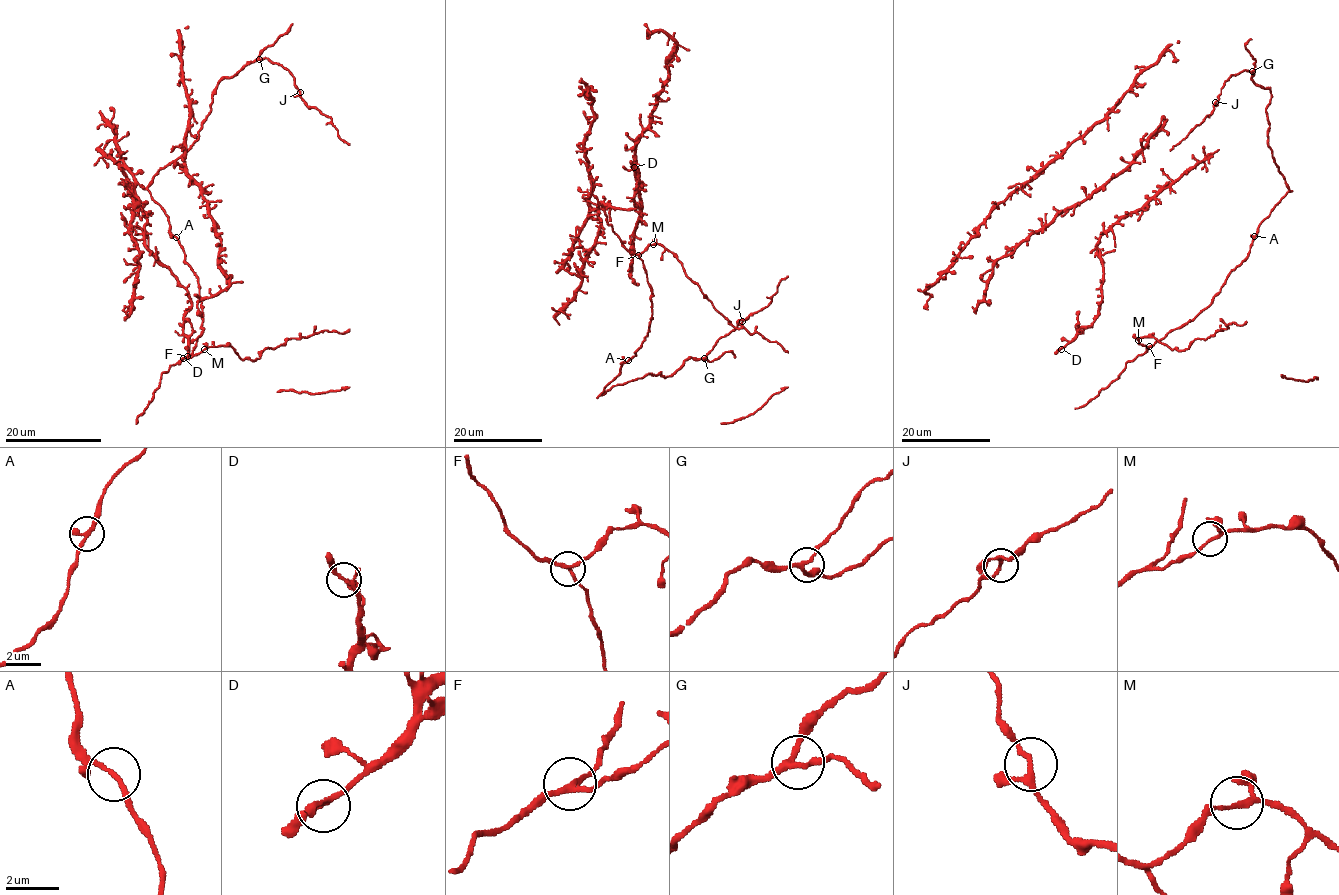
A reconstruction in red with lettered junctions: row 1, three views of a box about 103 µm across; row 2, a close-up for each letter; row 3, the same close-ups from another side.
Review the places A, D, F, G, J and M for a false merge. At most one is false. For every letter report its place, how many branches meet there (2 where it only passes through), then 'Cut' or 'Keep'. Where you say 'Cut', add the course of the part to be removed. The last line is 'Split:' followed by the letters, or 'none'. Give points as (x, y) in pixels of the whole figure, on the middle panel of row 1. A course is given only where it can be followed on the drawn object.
A: Place: (628, 360). Branches: 2. Keep
D: Place: (634, 167). Branches: 3. Keep
F: Place: (638, 255). Branches: 3. Keep
G: Place: (704, 358). Branches: 3. Keep
J: Place: (742, 321). Branches: 3. Keep
M: Place: (653, 244). Branches: 3. Keep
Split: none

